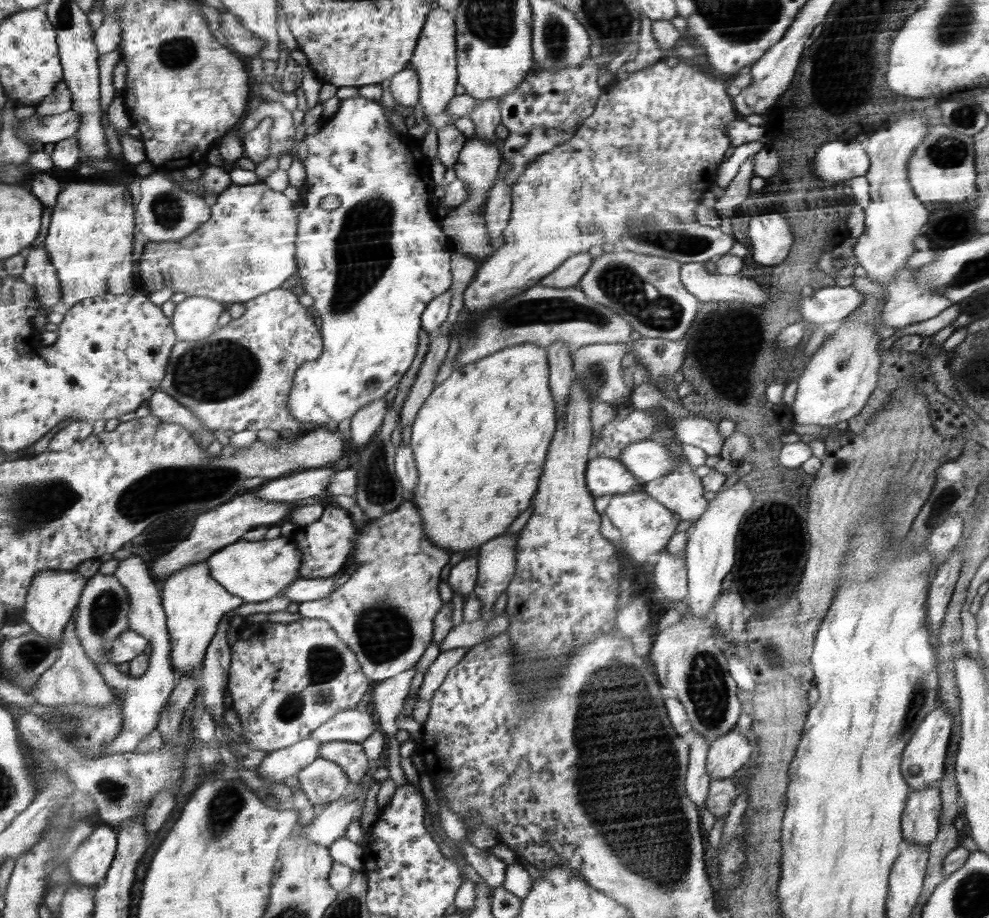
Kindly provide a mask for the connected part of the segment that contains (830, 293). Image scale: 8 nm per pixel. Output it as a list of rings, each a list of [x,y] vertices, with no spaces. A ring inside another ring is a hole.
[[[836,284],[814,291],[812,296],[802,298],[797,302],[798,312],[801,314],[803,320],[809,322],[816,322],[817,325],[824,324],[824,322],[832,322],[832,320],[842,320],[847,317],[852,311],[862,305],[865,300],[866,294],[860,294],[854,286],[838,286]]]

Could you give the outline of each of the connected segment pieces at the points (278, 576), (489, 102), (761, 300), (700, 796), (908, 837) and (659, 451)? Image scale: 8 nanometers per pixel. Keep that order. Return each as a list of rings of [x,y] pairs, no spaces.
[[[289,538],[276,540],[238,541],[226,546],[209,559],[214,578],[226,586],[232,594],[245,599],[245,602],[263,602],[282,594],[294,581],[300,578],[302,552]]]
[[[490,98],[482,101],[480,107],[469,114],[475,126],[475,136],[482,141],[492,141],[500,145],[501,140],[496,137],[496,126],[501,123],[499,104],[500,98]]]
[[[682,263],[680,283],[702,304],[725,301],[750,306],[766,305],[772,291],[746,276],[711,274],[704,263]]]
[[[698,733],[689,747],[689,766],[688,776],[685,778],[685,789],[694,805],[704,812],[710,786],[710,776],[706,769],[708,741],[704,739],[704,735]]]
[[[936,782],[926,785],[924,789],[912,789],[910,792],[901,822],[904,841],[929,848],[936,840],[940,832],[938,819],[942,809],[941,790],[938,790],[938,785]]]
[[[648,439],[626,446],[618,460],[625,463],[642,484],[658,480],[678,466],[678,457],[670,453],[664,443]]]

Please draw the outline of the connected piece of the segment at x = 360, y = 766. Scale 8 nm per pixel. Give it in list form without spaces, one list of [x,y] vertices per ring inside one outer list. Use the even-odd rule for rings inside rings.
[[[332,741],[322,743],[320,756],[337,762],[348,774],[351,784],[358,784],[368,770],[368,757],[361,743]]]

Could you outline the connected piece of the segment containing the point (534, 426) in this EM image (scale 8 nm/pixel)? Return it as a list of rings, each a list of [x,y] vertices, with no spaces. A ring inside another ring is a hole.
[[[534,343],[516,345],[509,349],[494,352],[494,354],[481,358],[480,361],[454,368],[446,380],[438,387],[434,387],[430,396],[419,408],[412,425],[411,441],[409,443],[412,446],[412,452],[414,452],[418,474],[420,474],[418,488],[416,488],[416,494],[414,494],[414,502],[418,502],[418,510],[422,510],[422,518],[426,518],[426,535],[430,534],[428,537],[430,541],[434,542],[434,545],[440,544],[438,547],[448,546],[448,548],[452,548],[450,552],[462,552],[462,550],[470,550],[470,548],[476,550],[480,544],[484,545],[484,542],[488,542],[490,538],[502,534],[508,528],[508,524],[512,524],[516,520],[516,516],[522,514],[530,506],[530,500],[533,500],[532,496],[536,492],[536,484],[541,484],[542,474],[540,472],[542,472],[542,464],[544,464],[548,444],[552,440],[554,424],[556,424],[556,414],[554,412],[556,412],[557,403],[554,404],[556,399],[553,397],[552,388],[548,388],[548,358],[548,350]]]

